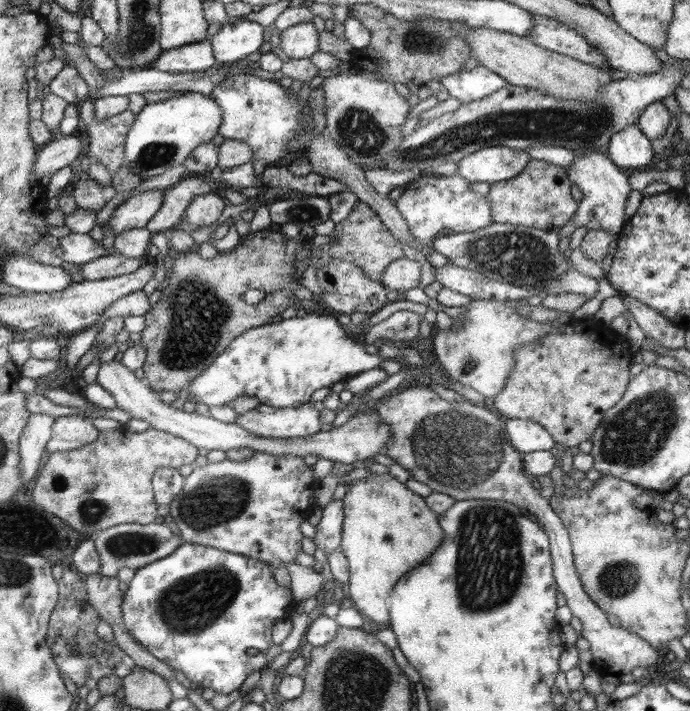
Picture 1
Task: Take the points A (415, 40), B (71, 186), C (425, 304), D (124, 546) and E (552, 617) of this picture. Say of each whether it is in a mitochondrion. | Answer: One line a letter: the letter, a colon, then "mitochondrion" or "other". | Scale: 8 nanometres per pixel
A: mitochondrion
B: other
C: other
D: mitochondrion
E: other

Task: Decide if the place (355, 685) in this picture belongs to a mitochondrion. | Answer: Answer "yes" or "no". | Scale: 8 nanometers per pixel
yes

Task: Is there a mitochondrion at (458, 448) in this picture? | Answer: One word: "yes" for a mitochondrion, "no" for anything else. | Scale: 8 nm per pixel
yes

